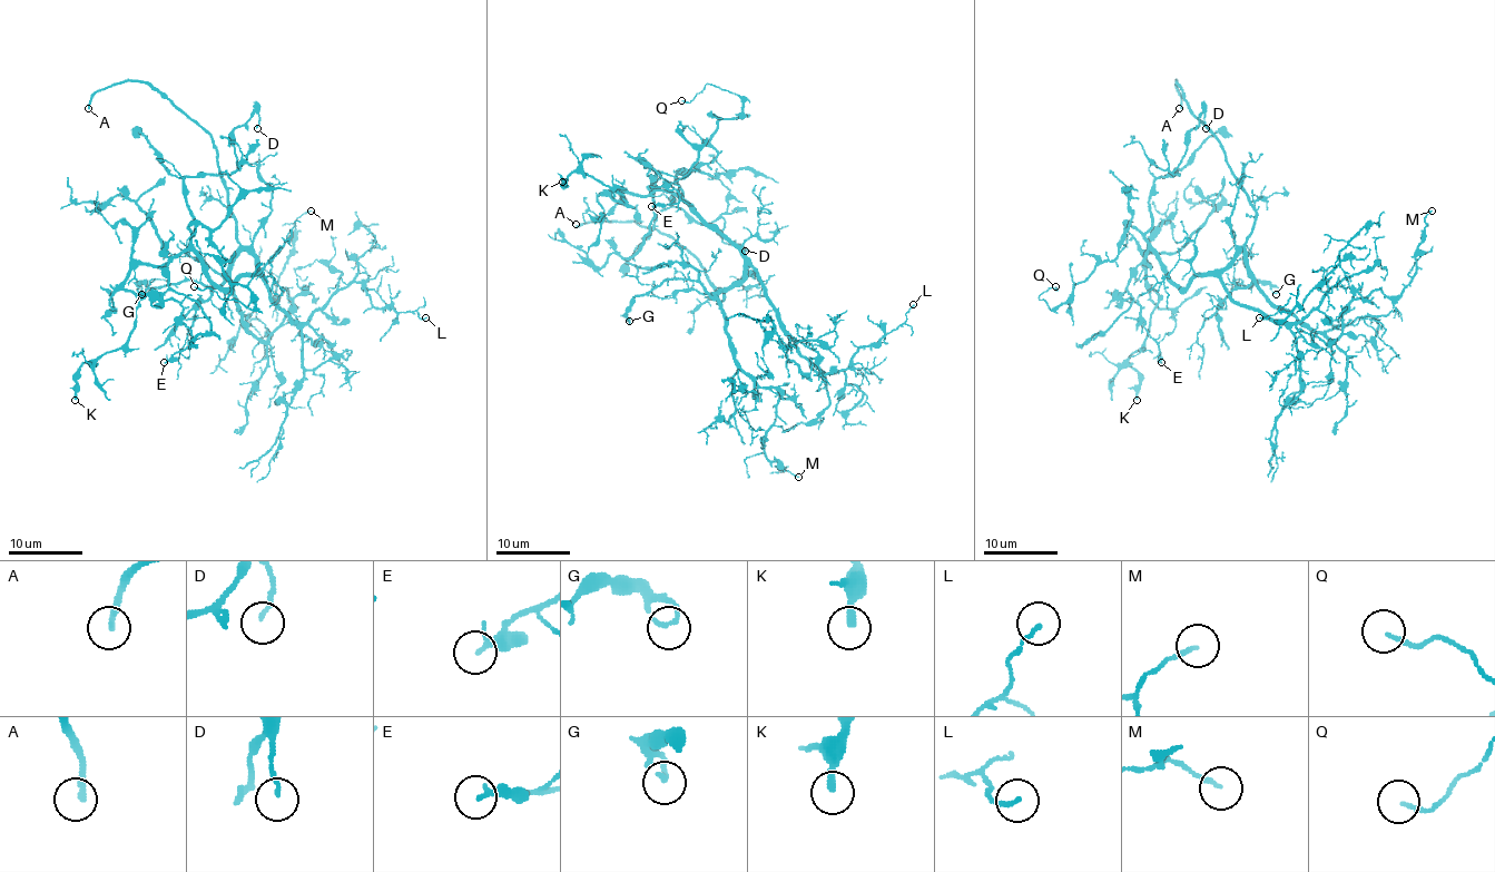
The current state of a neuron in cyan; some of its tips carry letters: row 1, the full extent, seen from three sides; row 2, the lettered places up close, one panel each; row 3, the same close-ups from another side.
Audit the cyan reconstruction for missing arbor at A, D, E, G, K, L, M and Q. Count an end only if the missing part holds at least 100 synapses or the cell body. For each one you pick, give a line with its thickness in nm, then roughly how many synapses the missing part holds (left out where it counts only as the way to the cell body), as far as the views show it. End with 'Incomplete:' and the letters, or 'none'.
A: 200 nm thick
Incomplete: A

